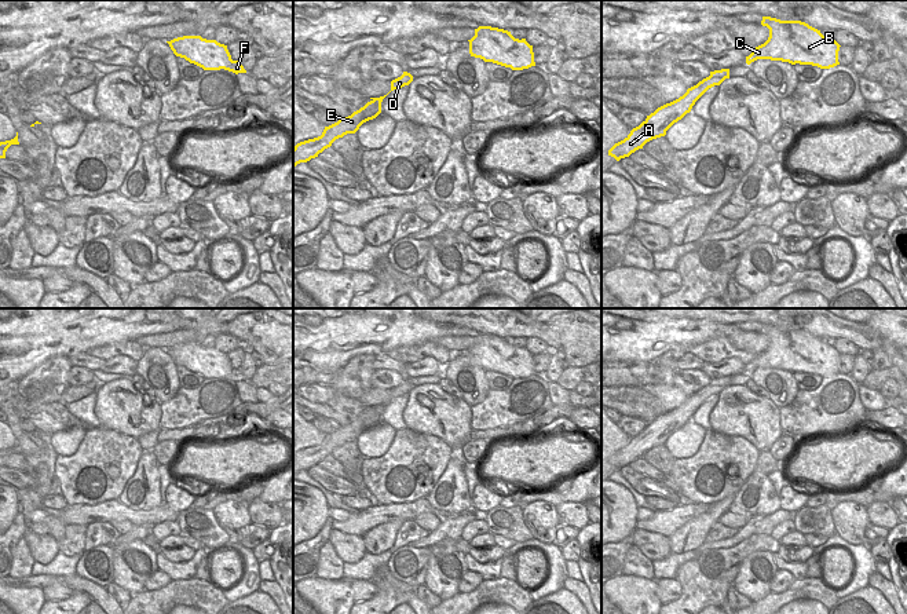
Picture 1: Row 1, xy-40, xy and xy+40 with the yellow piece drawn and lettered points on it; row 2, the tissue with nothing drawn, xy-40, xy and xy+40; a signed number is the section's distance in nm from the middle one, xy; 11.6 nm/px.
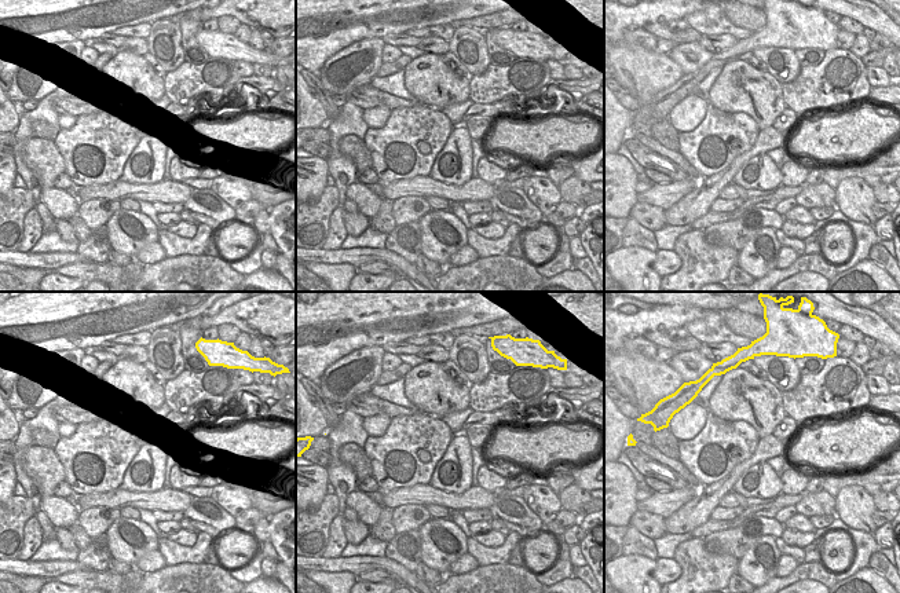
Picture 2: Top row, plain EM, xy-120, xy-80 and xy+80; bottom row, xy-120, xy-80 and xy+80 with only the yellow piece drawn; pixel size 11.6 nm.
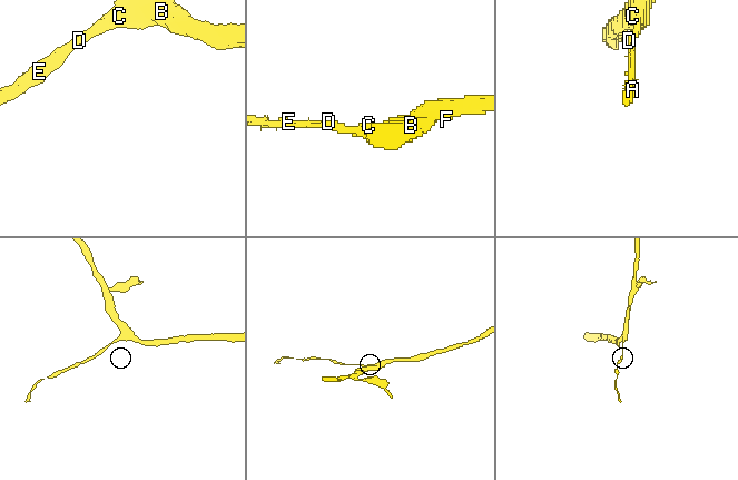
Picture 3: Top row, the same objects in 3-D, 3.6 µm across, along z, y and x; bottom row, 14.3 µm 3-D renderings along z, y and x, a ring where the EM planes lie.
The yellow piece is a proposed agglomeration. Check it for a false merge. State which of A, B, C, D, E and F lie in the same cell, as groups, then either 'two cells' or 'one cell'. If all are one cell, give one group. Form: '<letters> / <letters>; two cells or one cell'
A B C D E F; one cell

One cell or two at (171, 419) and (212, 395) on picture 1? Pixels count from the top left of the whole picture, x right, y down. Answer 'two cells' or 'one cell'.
one cell

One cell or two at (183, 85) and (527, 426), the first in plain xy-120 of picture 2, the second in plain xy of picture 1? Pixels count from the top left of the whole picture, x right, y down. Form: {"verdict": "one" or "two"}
{"verdict": "one"}

